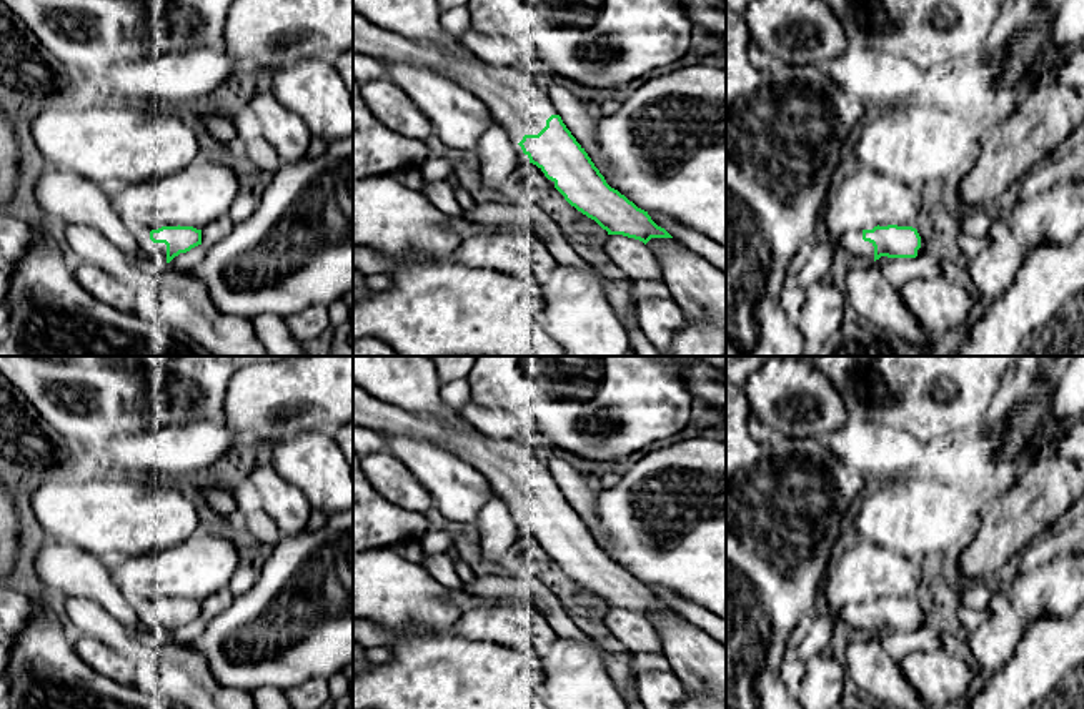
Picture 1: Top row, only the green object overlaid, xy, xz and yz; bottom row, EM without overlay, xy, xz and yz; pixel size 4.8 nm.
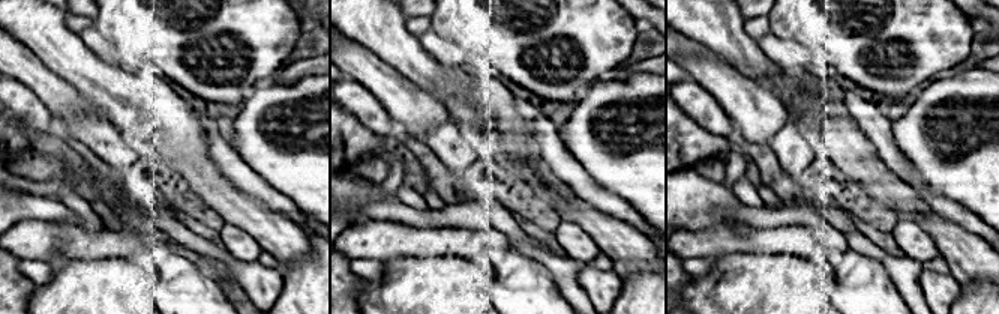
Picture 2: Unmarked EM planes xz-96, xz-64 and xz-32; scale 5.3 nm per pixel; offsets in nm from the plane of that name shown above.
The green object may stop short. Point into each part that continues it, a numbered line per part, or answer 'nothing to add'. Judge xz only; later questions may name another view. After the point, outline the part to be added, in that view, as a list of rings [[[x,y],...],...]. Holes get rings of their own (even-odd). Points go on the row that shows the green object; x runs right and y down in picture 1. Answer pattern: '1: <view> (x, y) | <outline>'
1: xz (517, 102) | [[[353,12],[353,52],[428,68],[458,83],[483,100],[495,115],[496,123],[506,126],[518,143],[525,135],[538,135],[546,126],[546,120],[556,115],[546,90],[538,87],[531,75],[510,65],[488,65],[461,43],[456,43],[453,48],[443,48],[433,43],[410,42]]]

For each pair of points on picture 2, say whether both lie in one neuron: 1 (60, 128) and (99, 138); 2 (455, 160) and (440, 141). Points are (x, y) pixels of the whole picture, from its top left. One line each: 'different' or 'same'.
1: same
2: same

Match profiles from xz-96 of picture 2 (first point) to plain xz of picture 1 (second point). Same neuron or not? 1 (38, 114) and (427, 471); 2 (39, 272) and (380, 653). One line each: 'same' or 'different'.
1: different
2: same

